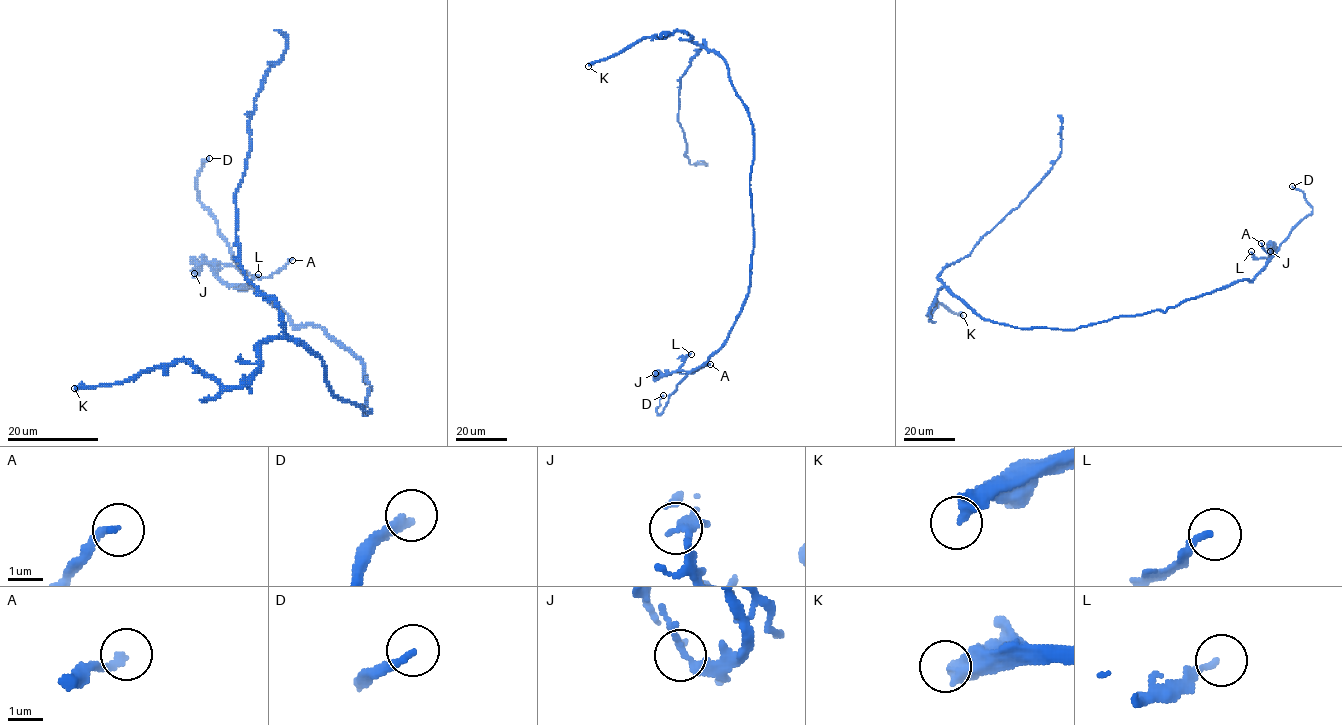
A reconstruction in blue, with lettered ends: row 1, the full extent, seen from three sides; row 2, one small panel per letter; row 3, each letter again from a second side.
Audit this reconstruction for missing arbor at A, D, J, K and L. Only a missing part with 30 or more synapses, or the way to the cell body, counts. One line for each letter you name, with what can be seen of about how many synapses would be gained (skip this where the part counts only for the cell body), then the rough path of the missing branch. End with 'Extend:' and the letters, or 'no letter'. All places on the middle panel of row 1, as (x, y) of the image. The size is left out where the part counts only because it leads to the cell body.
D: (663, 395), (664, 373), (671, 360)
K: 400 syn | (588, 66), (561, 63), (554, 78), (545, 89), (531, 99), (525, 98), (533, 85)
Extend: D, K

